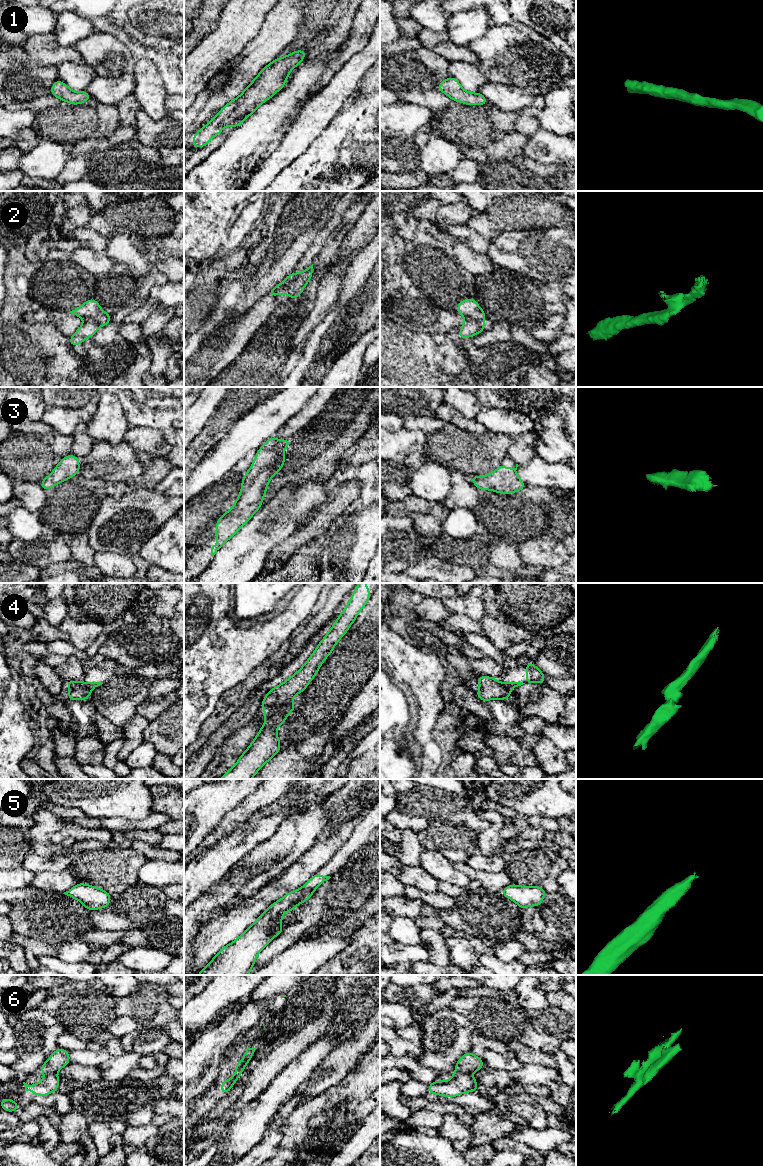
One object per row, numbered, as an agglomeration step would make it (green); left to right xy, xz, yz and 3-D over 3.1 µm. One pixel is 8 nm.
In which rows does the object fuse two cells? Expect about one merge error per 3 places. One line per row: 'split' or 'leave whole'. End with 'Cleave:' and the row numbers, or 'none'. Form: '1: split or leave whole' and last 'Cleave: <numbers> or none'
1: leave whole
2: split
3: leave whole
4: split
5: leave whole
6: split
Cleave: 2, 4, 6

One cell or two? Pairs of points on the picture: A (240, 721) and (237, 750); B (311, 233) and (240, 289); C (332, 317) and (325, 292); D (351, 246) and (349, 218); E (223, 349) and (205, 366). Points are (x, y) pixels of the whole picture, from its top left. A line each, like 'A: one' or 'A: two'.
A: two
B: one
C: two
D: two
E: one

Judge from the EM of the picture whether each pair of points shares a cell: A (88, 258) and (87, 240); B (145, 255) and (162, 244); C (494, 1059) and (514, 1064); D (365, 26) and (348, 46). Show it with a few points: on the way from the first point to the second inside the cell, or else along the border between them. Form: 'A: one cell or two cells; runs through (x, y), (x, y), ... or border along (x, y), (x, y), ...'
A: two cells; border along (81, 245), (104, 252)
B: two cells; border along (155, 245), (159, 250)
C: one cell; runs through (499, 1061), (509, 1064)
D: one cell; runs through (361, 31), (353, 41)

